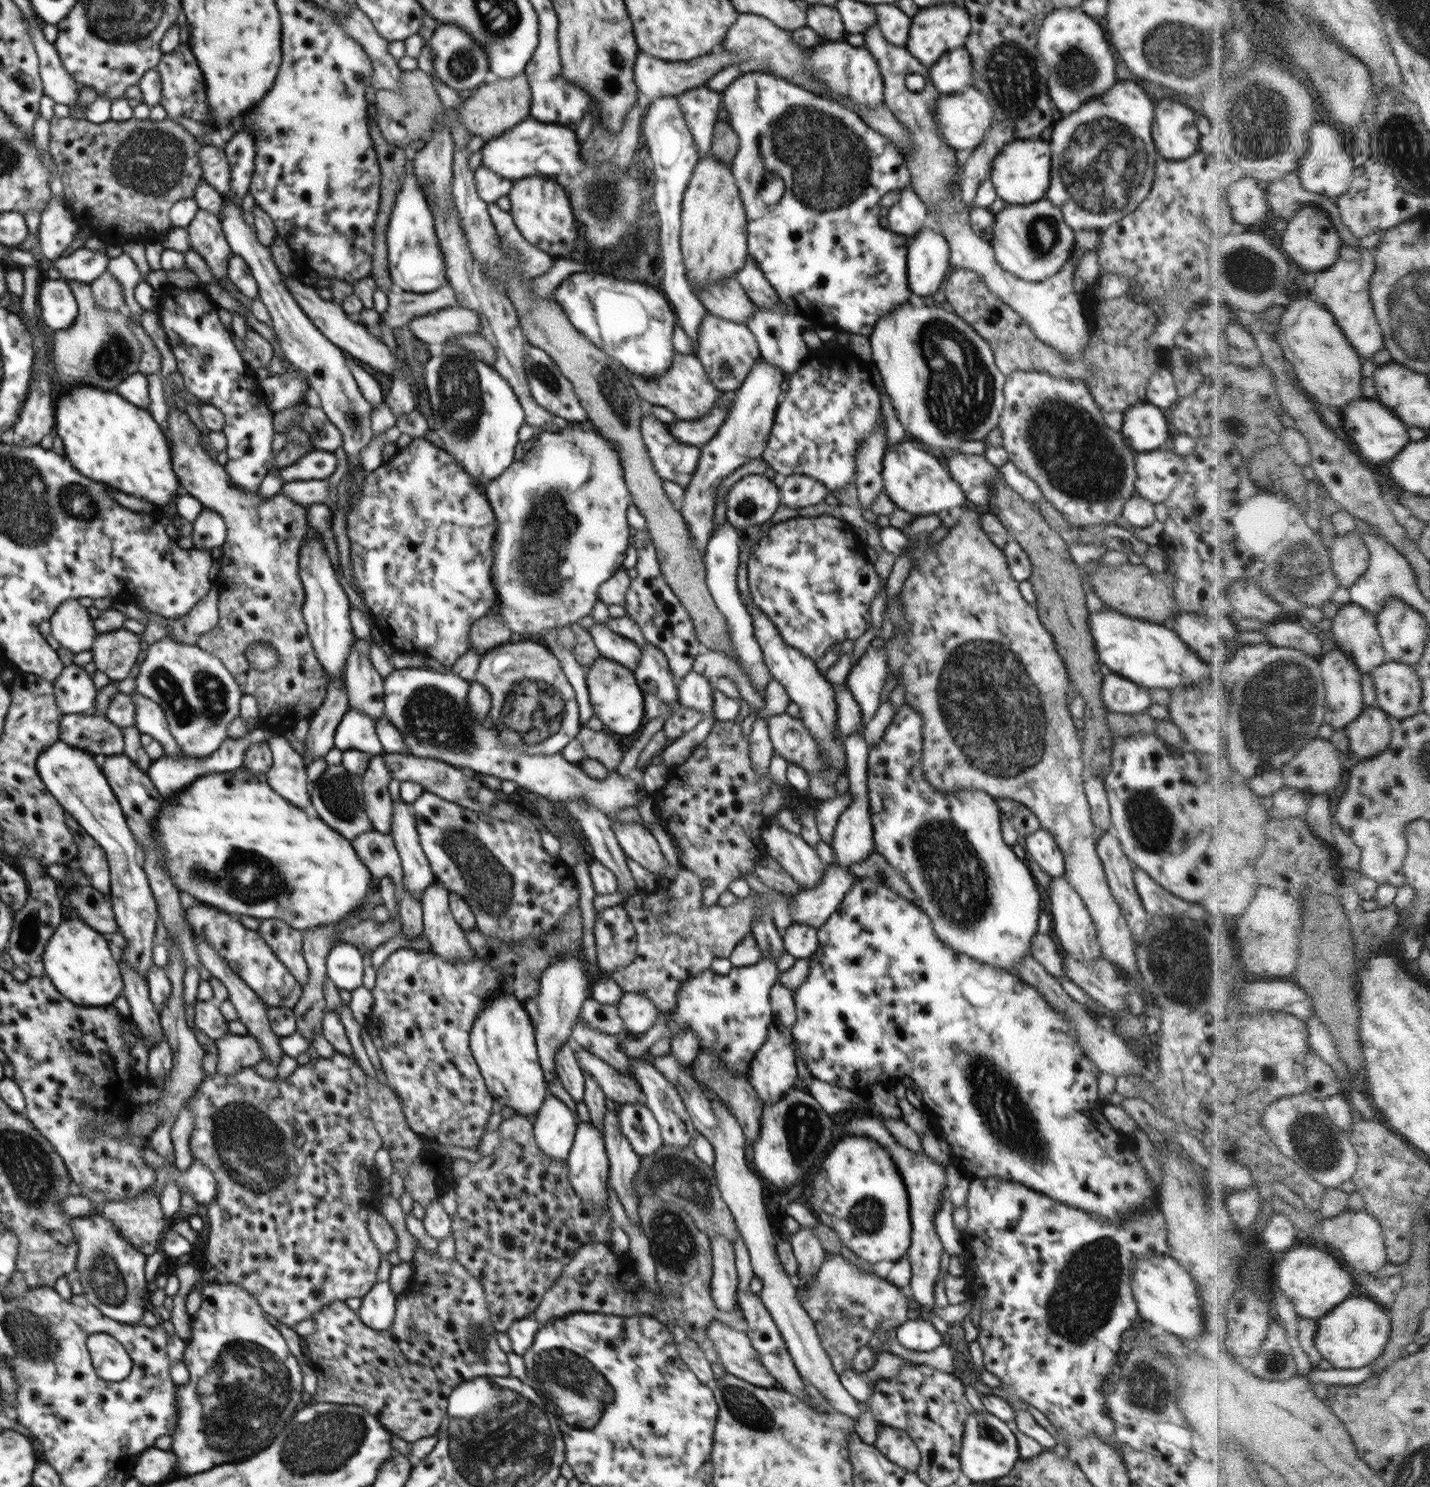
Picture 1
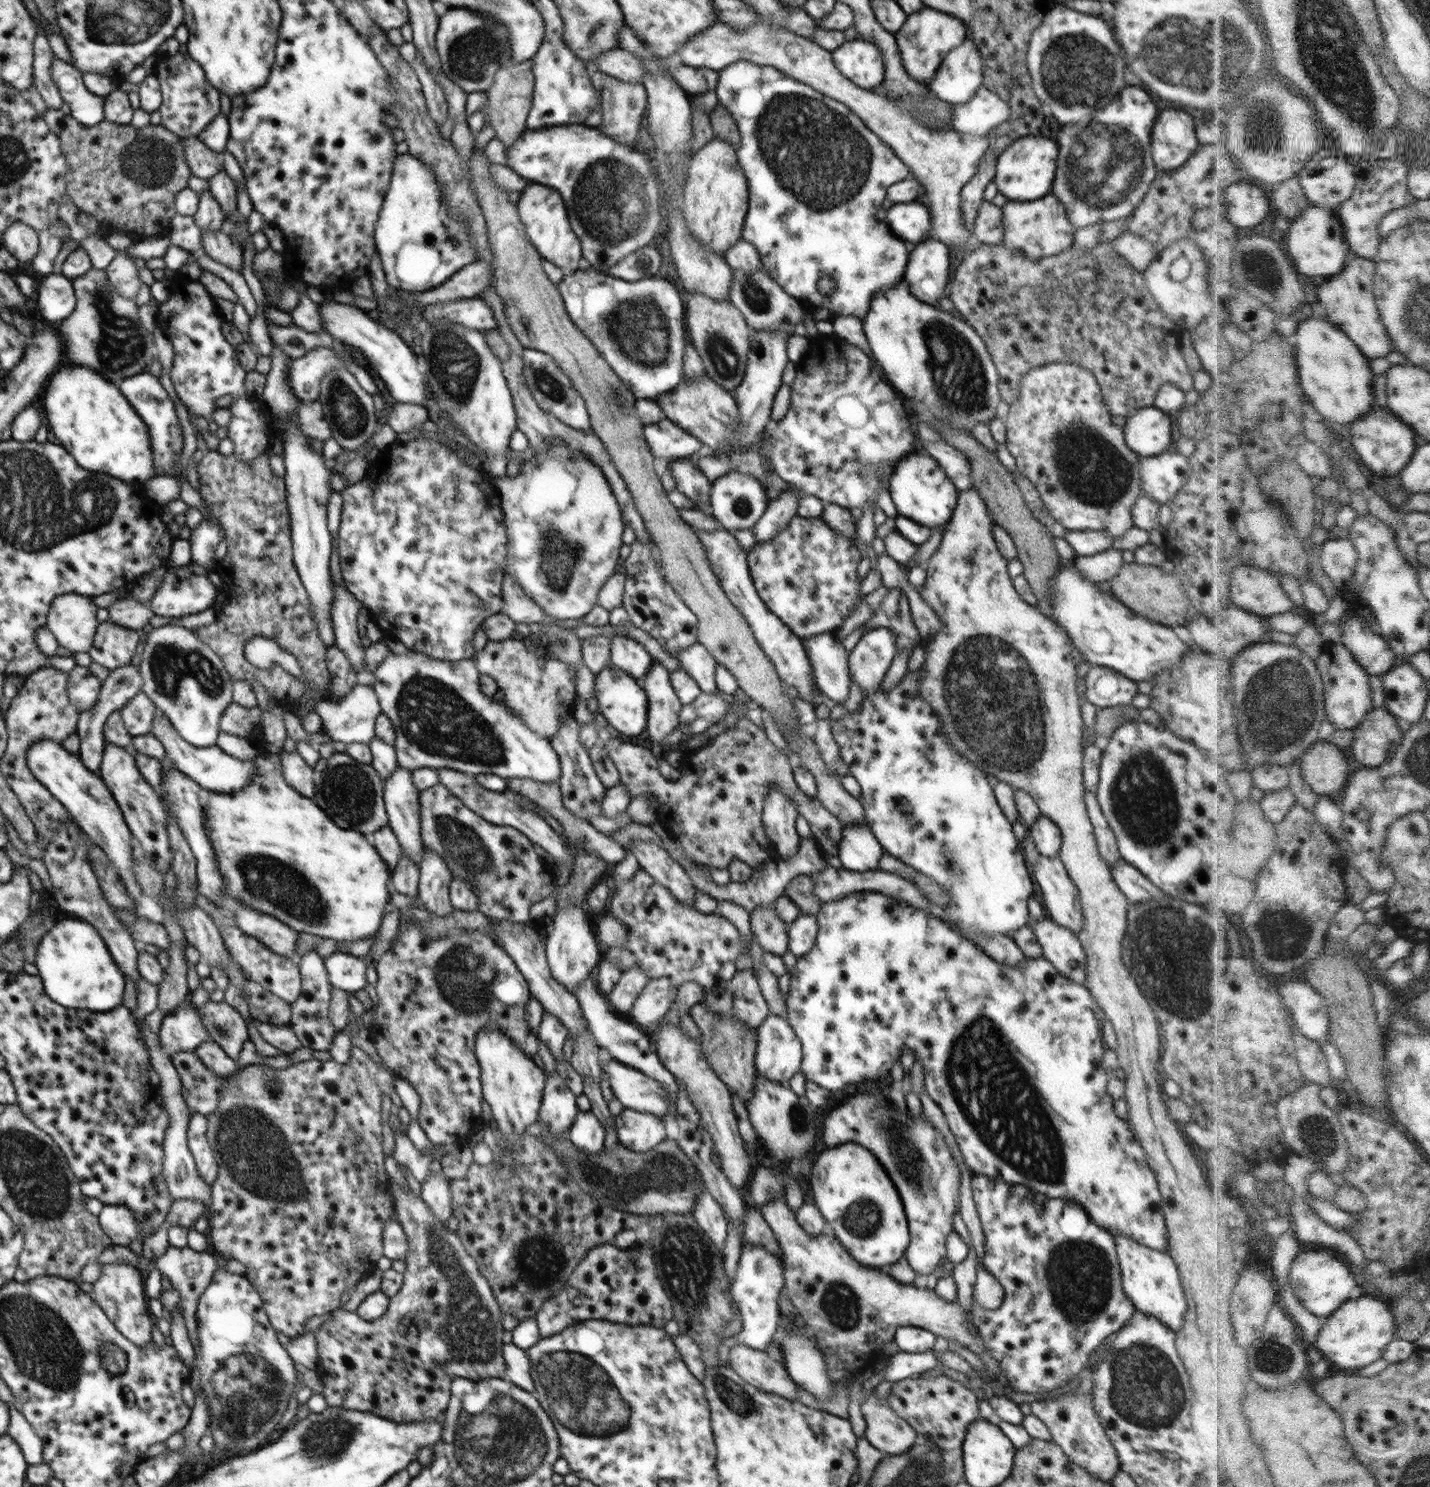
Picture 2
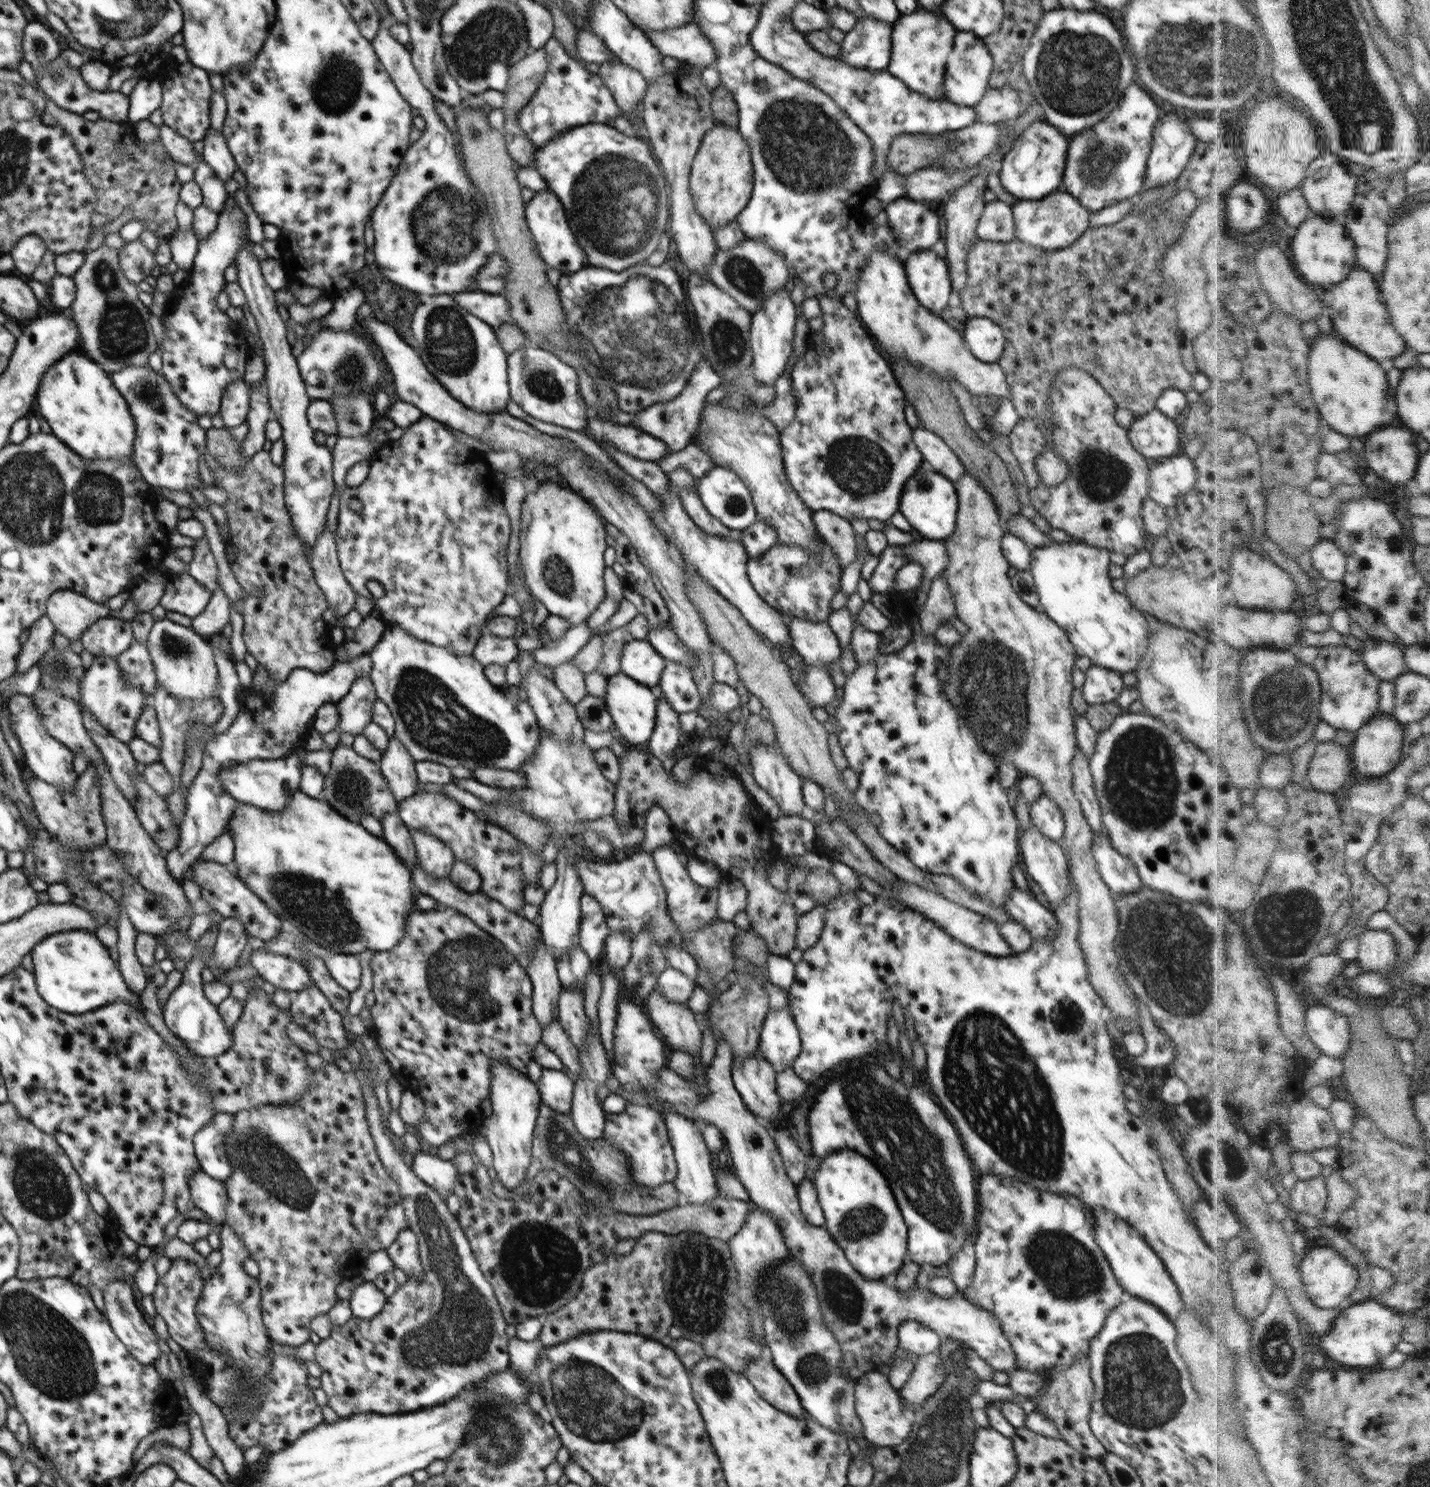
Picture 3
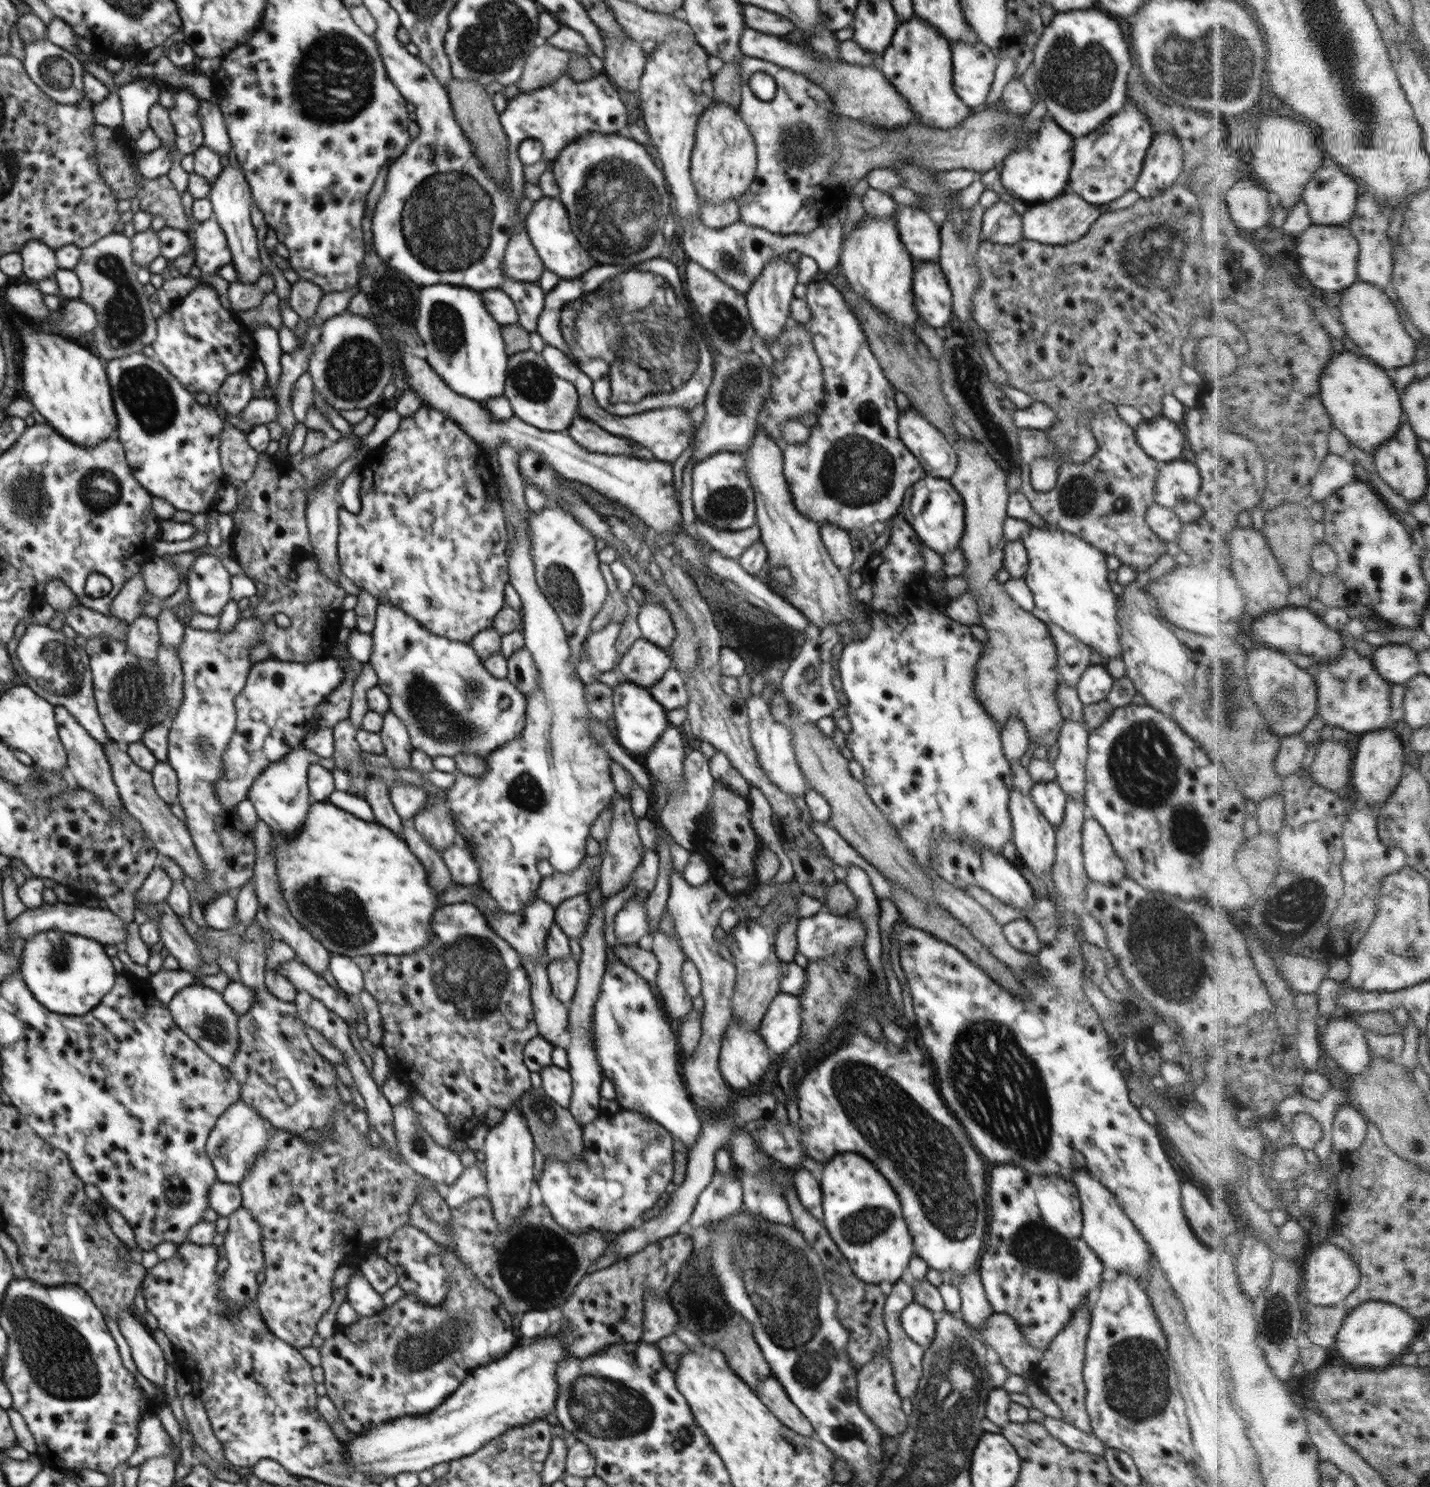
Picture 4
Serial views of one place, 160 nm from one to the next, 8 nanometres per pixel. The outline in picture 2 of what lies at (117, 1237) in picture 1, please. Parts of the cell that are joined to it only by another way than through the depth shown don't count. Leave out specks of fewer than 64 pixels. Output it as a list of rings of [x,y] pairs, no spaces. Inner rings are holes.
[[[112,1262],[102,1266],[100,1278],[92,1284],[94,1302],[100,1306],[105,1316],[116,1326],[128,1340],[137,1347],[148,1344],[153,1340],[152,1328],[155,1319],[150,1315],[145,1294],[145,1270],[124,1262]]]

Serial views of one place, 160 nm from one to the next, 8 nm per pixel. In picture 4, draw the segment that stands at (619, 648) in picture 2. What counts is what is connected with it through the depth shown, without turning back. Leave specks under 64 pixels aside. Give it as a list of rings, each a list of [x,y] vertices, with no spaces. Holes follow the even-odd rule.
[[[642,638],[632,643],[618,664],[625,680],[645,688],[655,685],[670,667],[669,651]]]

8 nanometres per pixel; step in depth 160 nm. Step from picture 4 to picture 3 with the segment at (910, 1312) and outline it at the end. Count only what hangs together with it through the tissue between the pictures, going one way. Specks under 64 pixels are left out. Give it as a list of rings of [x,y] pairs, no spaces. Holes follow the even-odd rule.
[[[910,1320],[900,1324],[897,1335],[898,1345],[914,1357],[940,1350],[944,1341],[942,1336],[932,1329],[922,1325],[922,1323]]]

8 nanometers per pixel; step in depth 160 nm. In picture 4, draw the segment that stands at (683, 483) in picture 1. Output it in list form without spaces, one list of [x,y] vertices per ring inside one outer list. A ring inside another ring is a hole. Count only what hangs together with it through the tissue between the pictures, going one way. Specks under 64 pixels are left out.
[[[696,518],[695,525],[698,538],[705,540],[725,557],[739,557],[750,545],[758,542],[761,536],[758,526],[741,531],[717,529],[700,518]]]

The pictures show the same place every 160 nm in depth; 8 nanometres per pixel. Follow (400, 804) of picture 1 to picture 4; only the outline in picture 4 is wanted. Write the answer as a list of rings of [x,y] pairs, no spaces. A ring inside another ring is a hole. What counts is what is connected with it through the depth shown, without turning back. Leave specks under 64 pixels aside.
[[[391,710],[383,716],[383,727],[379,733],[384,745],[384,754],[396,769],[405,769],[410,765],[414,748],[404,723]]]

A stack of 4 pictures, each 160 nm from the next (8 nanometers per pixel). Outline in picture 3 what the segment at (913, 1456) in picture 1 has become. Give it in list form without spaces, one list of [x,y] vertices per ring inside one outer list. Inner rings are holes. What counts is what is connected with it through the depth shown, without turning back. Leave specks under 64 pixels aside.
[[[881,1369],[866,1372],[856,1380],[855,1411],[863,1426],[863,1435],[868,1443],[878,1447],[894,1447],[907,1439],[913,1427],[910,1416],[902,1410],[901,1397]]]

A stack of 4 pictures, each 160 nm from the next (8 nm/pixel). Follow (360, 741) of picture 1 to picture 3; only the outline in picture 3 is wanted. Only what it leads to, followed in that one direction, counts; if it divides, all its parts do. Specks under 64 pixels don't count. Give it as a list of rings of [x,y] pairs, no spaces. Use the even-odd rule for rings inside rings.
[[[368,675],[360,677],[359,682],[353,684],[350,690],[337,702],[339,719],[337,727],[323,734],[324,749],[334,750],[339,744],[340,733],[348,732],[353,736],[363,734],[365,726],[372,721],[372,711],[377,694],[375,686],[369,682]]]

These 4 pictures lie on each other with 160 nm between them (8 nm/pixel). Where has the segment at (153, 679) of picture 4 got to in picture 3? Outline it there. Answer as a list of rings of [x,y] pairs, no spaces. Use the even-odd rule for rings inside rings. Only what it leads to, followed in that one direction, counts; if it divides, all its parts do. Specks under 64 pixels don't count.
[[[95,656],[94,662],[85,670],[79,684],[81,702],[106,730],[122,742],[129,743],[135,736],[135,722],[152,695],[127,682],[116,658]]]

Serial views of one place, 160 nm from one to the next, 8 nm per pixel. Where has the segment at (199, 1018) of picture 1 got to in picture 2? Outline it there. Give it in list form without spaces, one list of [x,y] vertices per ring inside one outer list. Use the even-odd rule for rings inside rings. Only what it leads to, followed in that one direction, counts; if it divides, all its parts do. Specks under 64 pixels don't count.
[[[207,1001],[199,1009],[201,1021],[207,1028],[211,1042],[218,1044],[228,1056],[238,1060],[244,1042],[249,1040],[246,1021],[225,1001]]]

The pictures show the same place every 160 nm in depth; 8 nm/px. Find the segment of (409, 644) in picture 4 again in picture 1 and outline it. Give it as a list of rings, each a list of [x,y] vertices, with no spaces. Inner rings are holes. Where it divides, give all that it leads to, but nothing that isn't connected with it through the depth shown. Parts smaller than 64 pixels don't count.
[[[423,667],[395,669],[383,680],[385,716],[402,733],[408,750],[406,754],[438,760],[454,765],[458,769],[464,768],[470,772],[494,776],[501,781],[509,780],[515,782],[518,787],[555,803],[568,801],[568,799],[584,799],[592,807],[600,809],[604,815],[636,807],[640,792],[634,778],[626,780],[617,771],[612,771],[606,780],[594,780],[587,776],[577,764],[566,762],[560,752],[524,756],[517,754],[515,748],[511,748],[511,744],[503,744],[494,727],[486,729],[483,720],[475,720],[469,713],[466,695],[470,685],[470,681],[464,680],[451,670],[439,673]]]

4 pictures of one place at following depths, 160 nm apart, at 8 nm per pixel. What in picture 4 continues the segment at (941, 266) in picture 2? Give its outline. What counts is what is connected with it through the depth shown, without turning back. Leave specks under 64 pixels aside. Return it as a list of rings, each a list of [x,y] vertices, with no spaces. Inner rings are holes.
[[[919,261],[913,274],[914,308],[918,316],[936,329],[948,327],[953,314],[952,292],[938,262]]]

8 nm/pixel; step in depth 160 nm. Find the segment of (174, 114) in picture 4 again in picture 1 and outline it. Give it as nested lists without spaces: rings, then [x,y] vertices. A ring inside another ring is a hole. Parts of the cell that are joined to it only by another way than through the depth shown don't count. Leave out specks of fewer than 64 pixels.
[[[180,43],[171,53],[163,53],[156,70],[162,82],[162,96],[159,104],[165,108],[167,118],[177,122],[179,116],[185,116],[200,123],[206,123],[209,120],[209,108],[205,97],[206,86],[202,71],[189,45]]]

